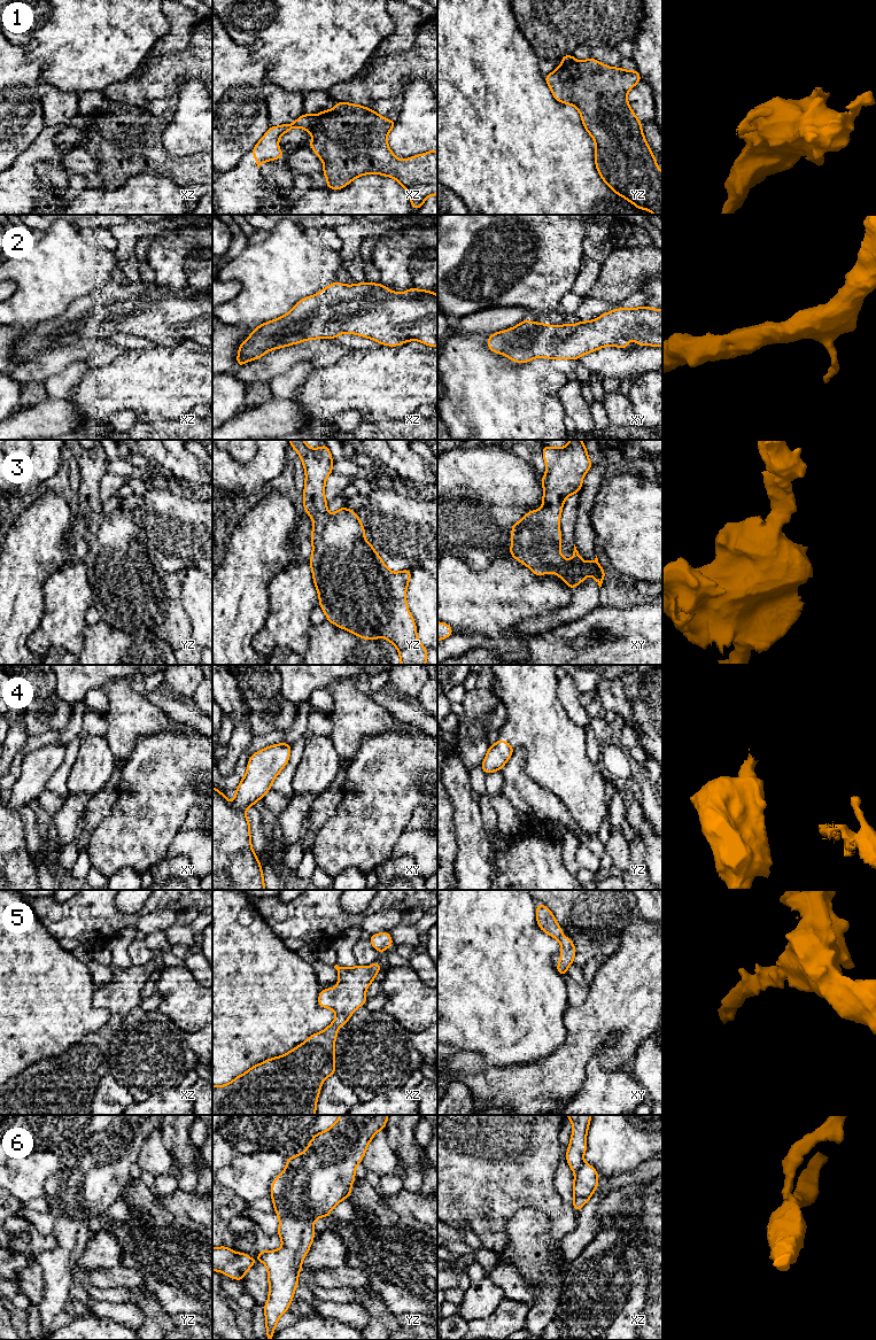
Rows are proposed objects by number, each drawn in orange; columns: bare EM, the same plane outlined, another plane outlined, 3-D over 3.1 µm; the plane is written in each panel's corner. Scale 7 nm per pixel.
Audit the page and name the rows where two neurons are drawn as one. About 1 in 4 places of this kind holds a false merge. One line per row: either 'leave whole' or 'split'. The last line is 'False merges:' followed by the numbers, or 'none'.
1: split
2: leave whole
3: leave whole
4: leave whole
5: leave whole
6: split
False merges: 1, 6

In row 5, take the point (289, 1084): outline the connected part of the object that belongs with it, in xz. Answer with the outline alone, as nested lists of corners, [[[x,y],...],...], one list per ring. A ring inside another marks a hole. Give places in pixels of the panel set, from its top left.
[[[377,961],[369,967],[357,965],[342,968],[335,965],[334,968],[339,975],[338,985],[335,989],[321,990],[318,1005],[331,1008],[336,1014],[335,1020],[324,1031],[311,1035],[288,1053],[253,1066],[231,1083],[212,1085],[212,1115],[316,1115],[320,1087],[328,1076],[335,1075],[334,1046],[338,1029],[346,1025],[354,1012],[366,1004],[365,992],[381,965]]]

